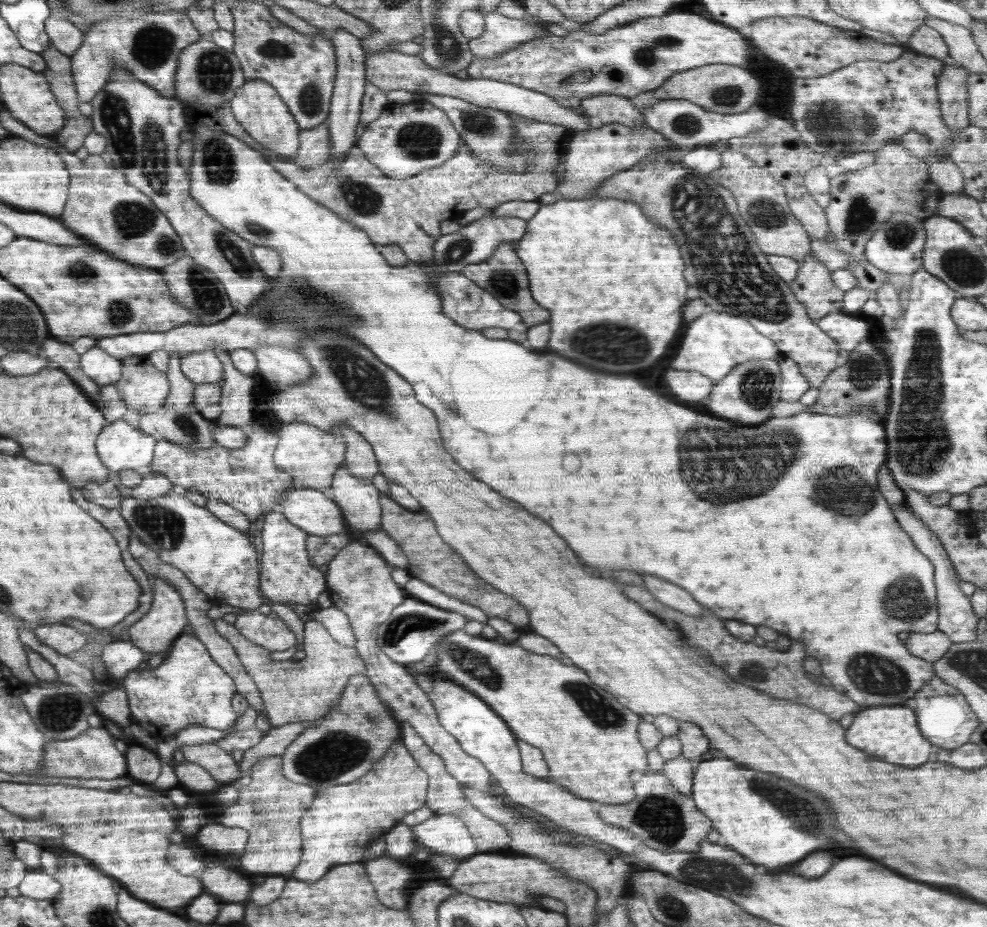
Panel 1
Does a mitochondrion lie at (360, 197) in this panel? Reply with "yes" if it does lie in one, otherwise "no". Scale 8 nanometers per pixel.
yes

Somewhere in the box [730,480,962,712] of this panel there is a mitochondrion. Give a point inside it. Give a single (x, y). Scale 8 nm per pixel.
(874, 675)

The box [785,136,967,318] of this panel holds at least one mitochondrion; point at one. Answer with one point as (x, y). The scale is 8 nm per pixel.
(860, 213)

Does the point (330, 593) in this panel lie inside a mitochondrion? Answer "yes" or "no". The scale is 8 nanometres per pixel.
no

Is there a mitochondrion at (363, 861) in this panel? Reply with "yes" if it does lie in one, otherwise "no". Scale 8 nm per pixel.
no

